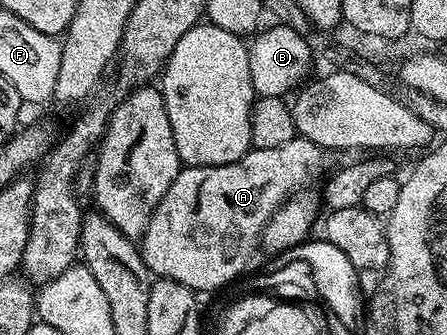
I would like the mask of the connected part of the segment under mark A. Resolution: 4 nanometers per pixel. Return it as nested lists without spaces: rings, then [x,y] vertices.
[[[298,137],[287,141],[287,145],[279,145],[279,149],[253,147],[242,159],[227,165],[182,166],[139,240],[143,261],[154,276],[179,281],[195,293],[213,291],[229,284],[248,265],[275,209],[279,209],[294,191],[304,188],[308,179],[324,176],[334,166],[333,155],[332,150],[315,145],[315,141]]]

